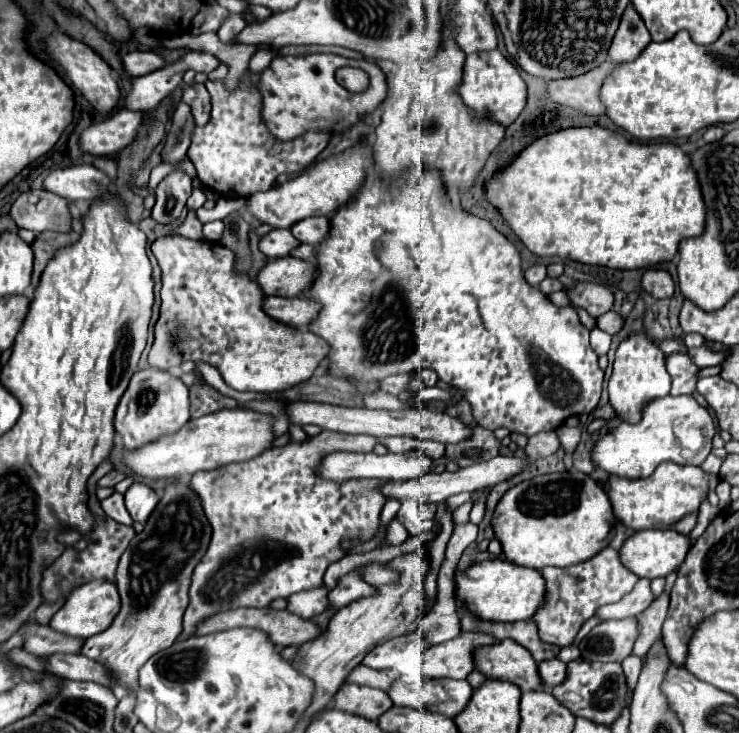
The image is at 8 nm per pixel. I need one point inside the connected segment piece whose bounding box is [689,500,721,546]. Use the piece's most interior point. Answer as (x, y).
(707, 513)

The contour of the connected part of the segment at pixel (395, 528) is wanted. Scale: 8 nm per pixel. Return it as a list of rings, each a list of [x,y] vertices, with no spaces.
[[[394,518],[386,532],[386,544],[402,544],[406,538],[408,538],[408,530],[404,528],[404,524],[398,518]]]

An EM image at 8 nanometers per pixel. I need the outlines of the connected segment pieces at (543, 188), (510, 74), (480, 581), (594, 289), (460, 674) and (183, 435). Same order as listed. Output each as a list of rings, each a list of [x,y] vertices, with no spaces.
[[[578,126],[578,128],[570,128],[570,130],[556,130],[554,134],[546,134],[542,138],[536,138],[530,146],[526,146],[526,150],[522,150],[522,154],[518,154],[518,158],[514,162],[510,162],[510,166],[506,166],[506,170],[502,170],[502,174],[492,174],[486,180],[484,190],[486,190],[486,198],[490,198],[490,202],[494,202],[494,206],[498,206],[498,212],[506,218],[512,232],[524,242],[524,246],[532,254],[542,256],[542,258],[548,258],[548,256],[570,258],[570,260],[576,260],[582,264],[602,264],[602,266],[622,268],[622,270],[648,268],[648,266],[654,266],[658,262],[672,260],[672,256],[678,250],[678,242],[682,238],[702,234],[704,216],[706,216],[698,178],[696,178],[694,170],[690,168],[688,154],[684,154],[672,142],[658,142],[658,144],[642,142],[640,144],[640,142],[628,140],[626,136],[622,136],[618,132],[612,132],[612,130],[600,128],[600,126]]]
[[[482,50],[478,54],[466,56],[464,82],[458,88],[458,94],[476,116],[490,116],[504,126],[514,122],[526,104],[524,80],[520,78],[516,66],[510,60],[506,60],[498,50]]]
[[[484,560],[456,574],[456,590],[458,598],[462,598],[476,616],[496,622],[516,622],[530,620],[536,614],[546,592],[546,580],[542,580],[540,570],[534,568],[524,568],[508,560]]]
[[[578,282],[576,288],[568,292],[568,296],[574,306],[586,308],[592,318],[598,318],[600,314],[608,312],[614,302],[614,296],[608,288],[592,284],[592,282]]]
[[[460,634],[448,642],[428,648],[424,652],[424,678],[466,678],[474,670],[474,650],[494,642],[496,638],[486,634]]]
[[[224,408],[212,412],[202,418],[194,418],[186,422],[178,432],[164,434],[162,438],[148,442],[146,446],[138,446],[134,450],[126,450],[124,466],[132,472],[132,476],[142,478],[178,478],[182,474],[196,474],[198,470],[216,470],[232,462],[242,462],[258,456],[266,448],[270,448],[274,440],[270,416],[244,408]]]

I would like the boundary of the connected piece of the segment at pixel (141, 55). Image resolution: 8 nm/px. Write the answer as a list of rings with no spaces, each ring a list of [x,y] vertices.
[[[136,50],[136,52],[128,52],[122,56],[122,66],[128,76],[136,78],[136,76],[144,76],[144,74],[150,74],[150,72],[162,68],[164,60],[156,52]]]

